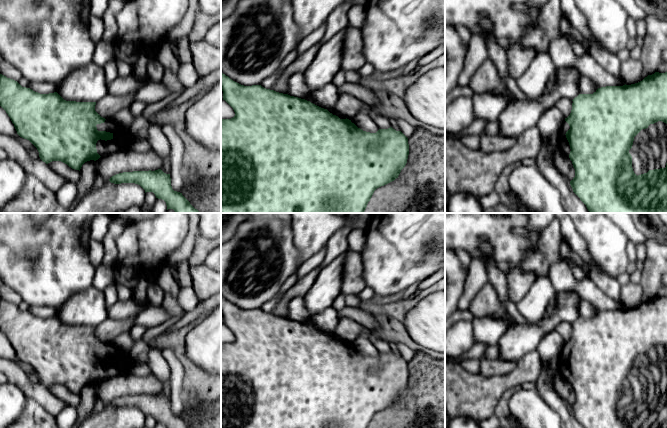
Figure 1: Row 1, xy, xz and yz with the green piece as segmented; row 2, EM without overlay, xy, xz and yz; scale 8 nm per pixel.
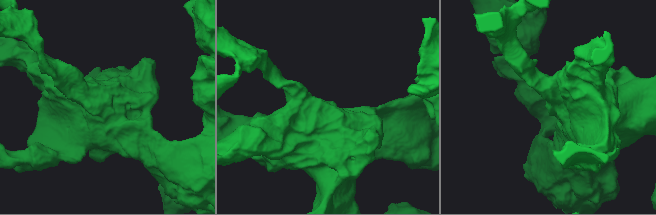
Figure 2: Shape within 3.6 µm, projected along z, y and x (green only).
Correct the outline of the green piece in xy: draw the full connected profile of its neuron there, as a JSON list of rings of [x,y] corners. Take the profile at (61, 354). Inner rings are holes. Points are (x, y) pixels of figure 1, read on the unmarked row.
[[[0,298],[0,330],[10,341],[17,358],[37,372],[40,383],[46,388],[61,385],[80,395],[87,385],[129,373],[130,361],[124,359],[120,364],[114,363],[119,349],[101,341],[95,335],[95,329],[96,326],[66,325],[57,316],[40,318]]]

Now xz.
[[[221,297],[221,314],[223,315],[223,324],[225,324],[235,336],[235,340],[233,342],[221,343],[221,428],[368,428],[374,415],[377,412],[384,410],[398,402],[401,394],[407,387],[409,379],[408,362],[401,355],[396,355],[392,351],[388,353],[379,353],[376,357],[366,356],[358,352],[351,346],[351,344],[345,342],[337,336],[330,337],[327,333],[322,332],[320,329],[315,329],[305,323],[266,313],[261,309],[241,309],[223,297]]]

